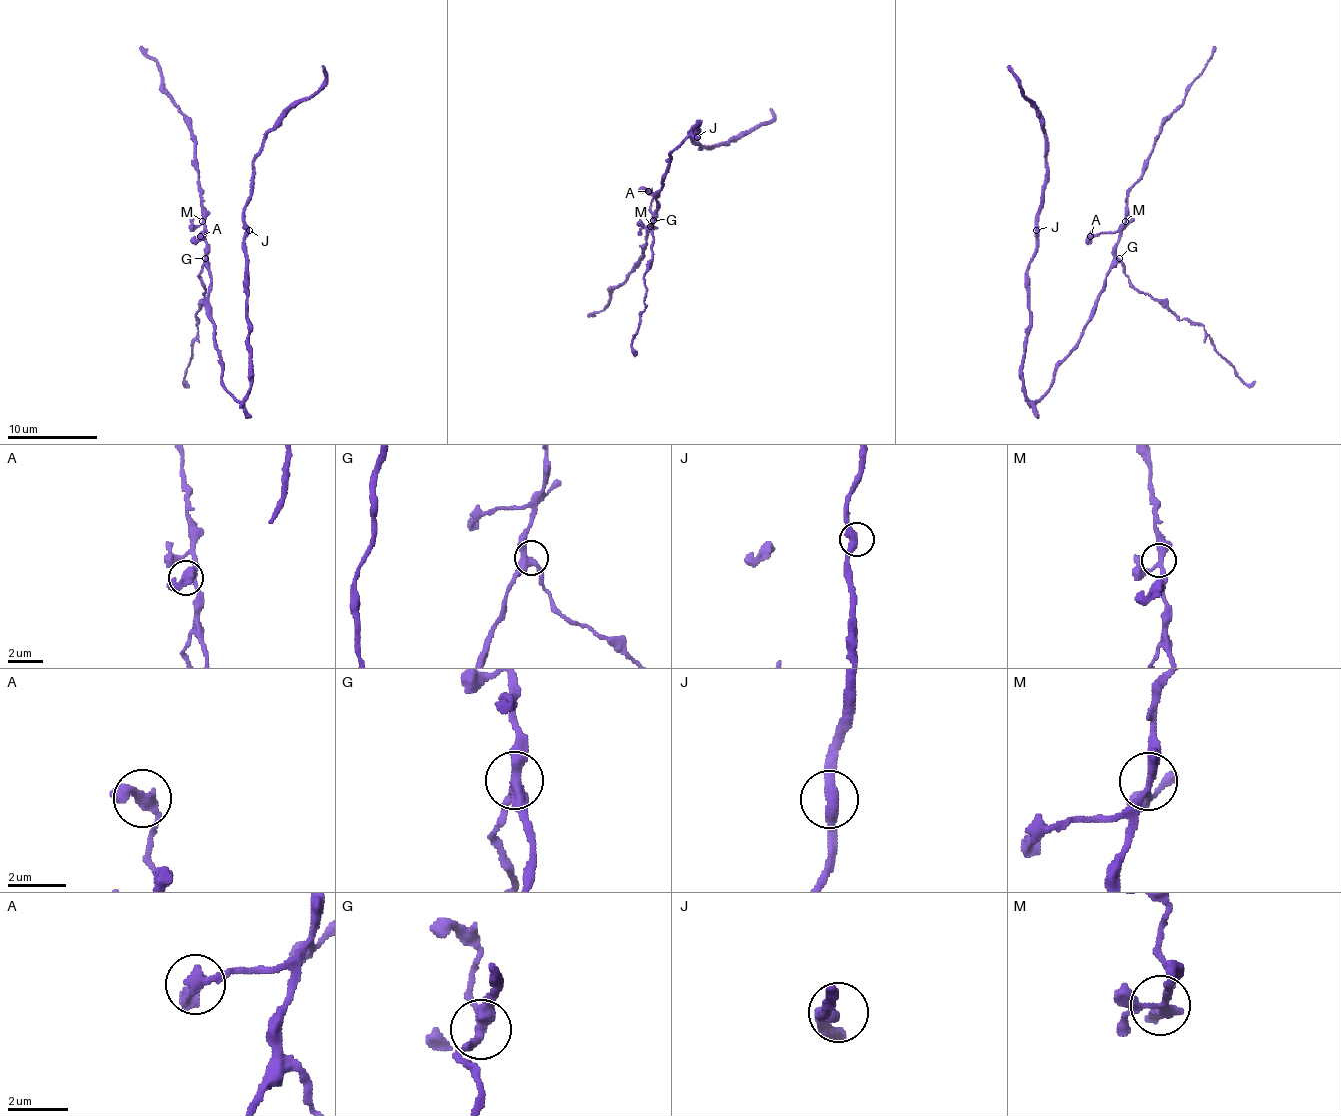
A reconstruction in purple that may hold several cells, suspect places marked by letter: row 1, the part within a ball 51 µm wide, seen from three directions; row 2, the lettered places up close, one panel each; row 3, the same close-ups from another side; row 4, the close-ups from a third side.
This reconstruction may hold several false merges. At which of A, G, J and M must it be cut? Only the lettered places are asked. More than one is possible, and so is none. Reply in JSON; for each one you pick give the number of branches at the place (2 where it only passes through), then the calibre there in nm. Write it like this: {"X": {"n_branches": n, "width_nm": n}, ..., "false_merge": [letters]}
{"false_merge": []}

